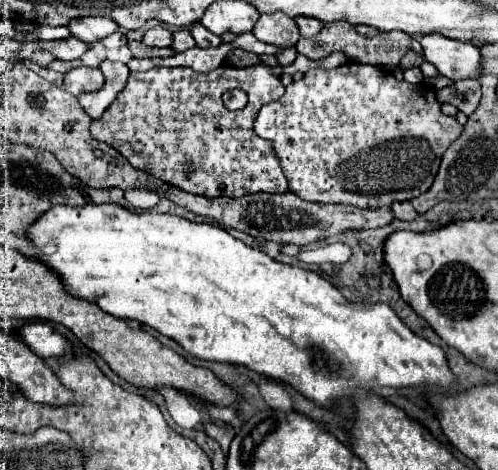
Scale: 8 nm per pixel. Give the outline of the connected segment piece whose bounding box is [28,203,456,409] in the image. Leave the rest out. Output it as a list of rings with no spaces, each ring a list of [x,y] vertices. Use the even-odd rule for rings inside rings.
[[[104,203],[104,205],[86,205],[86,207],[52,207],[48,213],[44,213],[30,227],[28,239],[36,247],[48,251],[48,255],[44,255],[44,263],[48,265],[50,271],[54,271],[62,279],[64,287],[74,297],[82,297],[82,299],[86,299],[90,303],[96,303],[100,309],[104,309],[106,313],[110,313],[114,317],[134,319],[134,321],[140,321],[144,325],[150,325],[158,333],[178,341],[188,353],[192,353],[198,359],[208,359],[208,361],[246,367],[246,369],[256,371],[260,375],[266,375],[270,379],[282,381],[282,383],[294,387],[296,391],[300,391],[310,401],[318,403],[320,407],[332,409],[334,403],[338,403],[338,399],[350,397],[350,395],[360,395],[364,391],[376,393],[378,389],[406,389],[406,387],[414,387],[414,385],[438,387],[438,389],[446,391],[452,385],[456,385],[456,375],[450,371],[448,361],[446,361],[446,353],[442,351],[442,347],[432,345],[430,341],[426,341],[426,339],[418,337],[416,333],[412,333],[398,319],[398,315],[392,311],[390,305],[386,305],[386,303],[372,303],[372,305],[368,305],[368,303],[350,303],[348,299],[344,299],[344,295],[330,281],[322,279],[314,271],[278,263],[278,261],[270,259],[266,253],[262,253],[258,249],[252,249],[252,247],[244,245],[242,241],[234,239],[228,231],[224,231],[218,225],[192,223],[192,221],[186,221],[182,217],[168,215],[168,213],[162,215],[162,213],[146,211],[146,213],[138,215],[138,213],[132,213],[132,211],[128,211],[128,209],[120,207],[120,205]],[[316,357],[324,357],[324,365],[318,365]]]

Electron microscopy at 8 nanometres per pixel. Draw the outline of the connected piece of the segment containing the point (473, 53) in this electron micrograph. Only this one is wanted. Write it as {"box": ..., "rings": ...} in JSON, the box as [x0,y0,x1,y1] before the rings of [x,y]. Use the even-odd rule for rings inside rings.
{"box":[420,35,482,79],"rings":[[[424,35],[420,39],[424,57],[432,63],[440,75],[460,79],[480,79],[482,75],[482,53],[478,45],[454,41],[444,35]]]}

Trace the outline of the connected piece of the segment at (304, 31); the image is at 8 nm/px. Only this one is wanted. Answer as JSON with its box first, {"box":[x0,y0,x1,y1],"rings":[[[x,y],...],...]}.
{"box":[294,17,324,37],"rings":[[[296,17],[294,21],[296,21],[296,25],[298,25],[302,37],[312,37],[312,35],[316,35],[316,33],[324,27],[322,21],[312,19],[312,17]]]}

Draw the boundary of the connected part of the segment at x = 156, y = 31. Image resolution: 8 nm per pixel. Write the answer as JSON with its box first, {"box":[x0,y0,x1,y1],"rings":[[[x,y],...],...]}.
{"box":[142,25,172,47],"rings":[[[158,25],[158,27],[148,29],[142,41],[150,47],[170,47],[172,45],[172,33],[166,27]]]}

